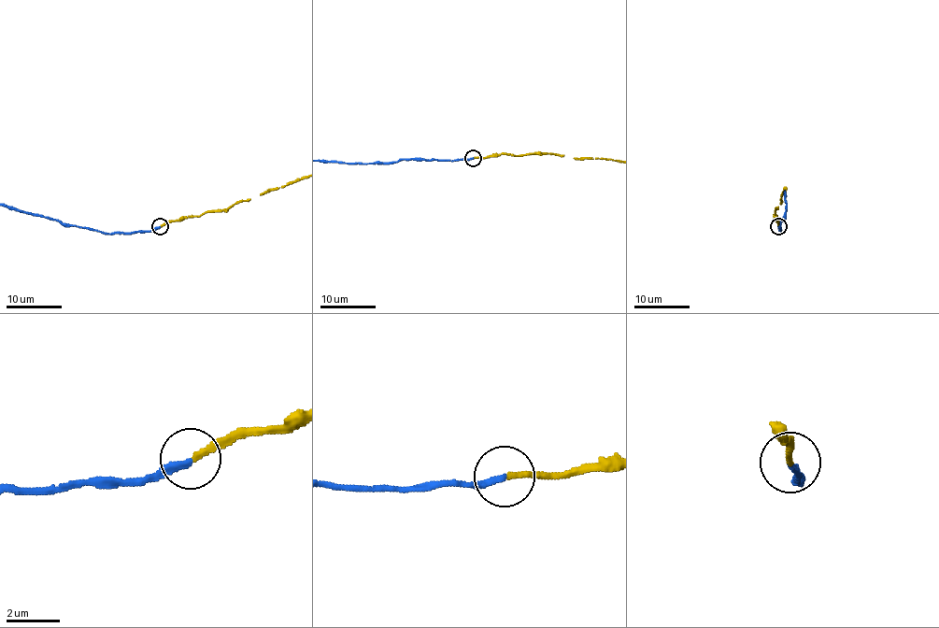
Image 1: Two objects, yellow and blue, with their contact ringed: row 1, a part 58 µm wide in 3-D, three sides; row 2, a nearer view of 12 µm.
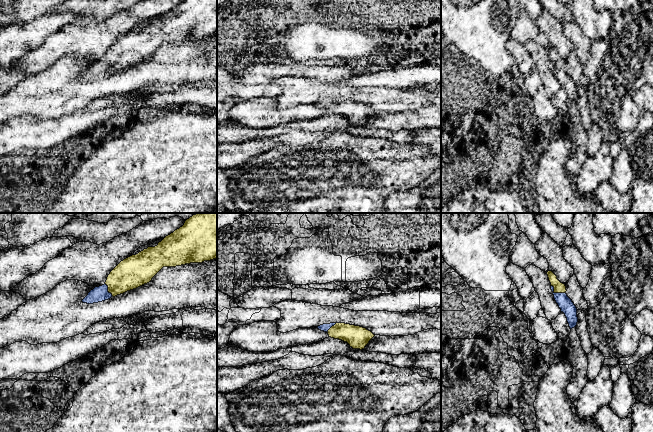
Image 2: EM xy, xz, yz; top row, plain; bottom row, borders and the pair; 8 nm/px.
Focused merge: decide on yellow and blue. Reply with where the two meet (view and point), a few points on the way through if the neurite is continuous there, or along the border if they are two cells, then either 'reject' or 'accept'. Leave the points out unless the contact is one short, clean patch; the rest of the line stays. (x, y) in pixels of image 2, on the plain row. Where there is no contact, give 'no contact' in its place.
meets yellow in yz at (556, 68); runs through yz (559, 63), (556, 68), (566, 81); accept

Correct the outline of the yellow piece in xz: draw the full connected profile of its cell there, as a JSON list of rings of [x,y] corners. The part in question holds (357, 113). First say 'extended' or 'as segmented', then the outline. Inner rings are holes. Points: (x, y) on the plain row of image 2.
extended; [[[345,99],[323,100],[317,104],[327,108],[329,113],[347,118],[353,125],[360,126],[364,125],[375,112],[366,104]]]

